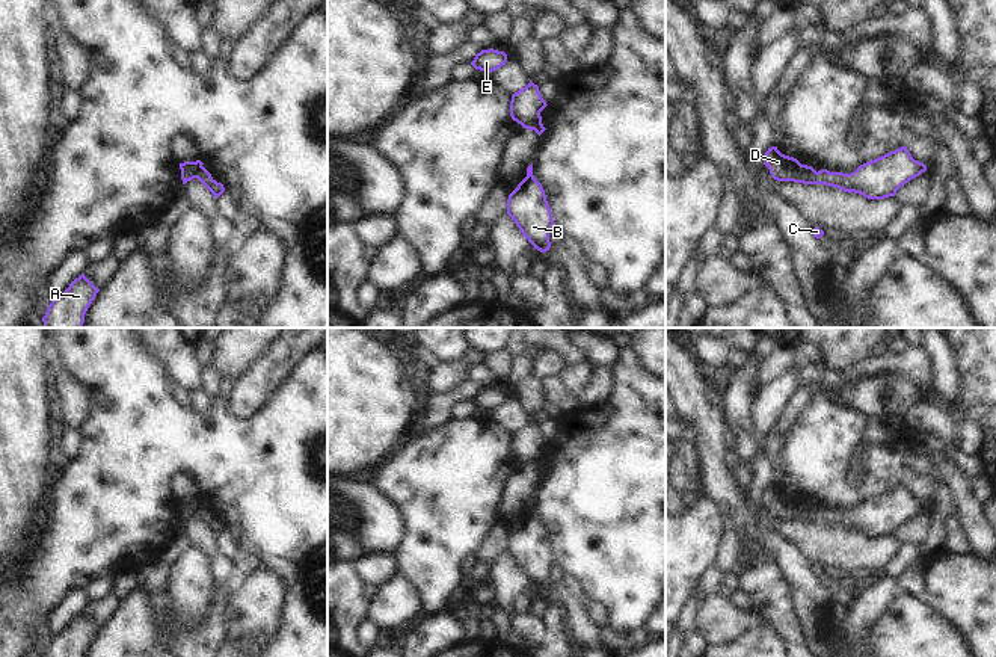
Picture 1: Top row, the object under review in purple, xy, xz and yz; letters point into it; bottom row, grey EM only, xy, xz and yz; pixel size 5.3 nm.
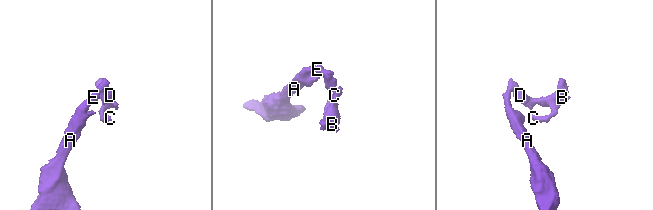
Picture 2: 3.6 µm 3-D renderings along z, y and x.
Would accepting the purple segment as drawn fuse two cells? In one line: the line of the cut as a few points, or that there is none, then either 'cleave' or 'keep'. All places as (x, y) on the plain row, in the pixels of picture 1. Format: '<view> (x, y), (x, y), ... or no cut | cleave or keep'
yz (802, 503), (794, 509), (791, 518) | cleave

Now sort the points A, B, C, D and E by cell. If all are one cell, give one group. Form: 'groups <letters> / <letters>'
groups A D E / B C

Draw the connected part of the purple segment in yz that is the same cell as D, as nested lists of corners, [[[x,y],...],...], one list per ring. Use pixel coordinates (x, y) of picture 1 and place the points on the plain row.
[[[777,485],[768,486],[764,494],[764,503],[777,520],[792,520],[794,509],[801,504],[797,497],[782,492]]]

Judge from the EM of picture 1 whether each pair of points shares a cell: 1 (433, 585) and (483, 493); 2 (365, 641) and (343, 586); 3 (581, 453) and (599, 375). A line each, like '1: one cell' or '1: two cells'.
1: one cell
2: two cells
3: two cells

